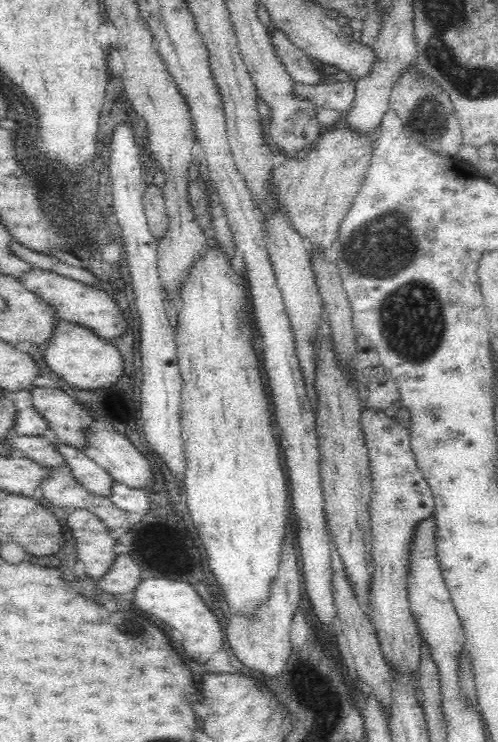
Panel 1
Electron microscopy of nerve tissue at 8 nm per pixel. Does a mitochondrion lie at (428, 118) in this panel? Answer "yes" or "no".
yes

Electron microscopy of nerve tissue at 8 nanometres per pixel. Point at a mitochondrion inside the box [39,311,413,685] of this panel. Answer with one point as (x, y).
(132, 623)

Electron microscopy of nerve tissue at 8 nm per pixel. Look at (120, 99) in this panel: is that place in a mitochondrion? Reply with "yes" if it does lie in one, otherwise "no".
no

